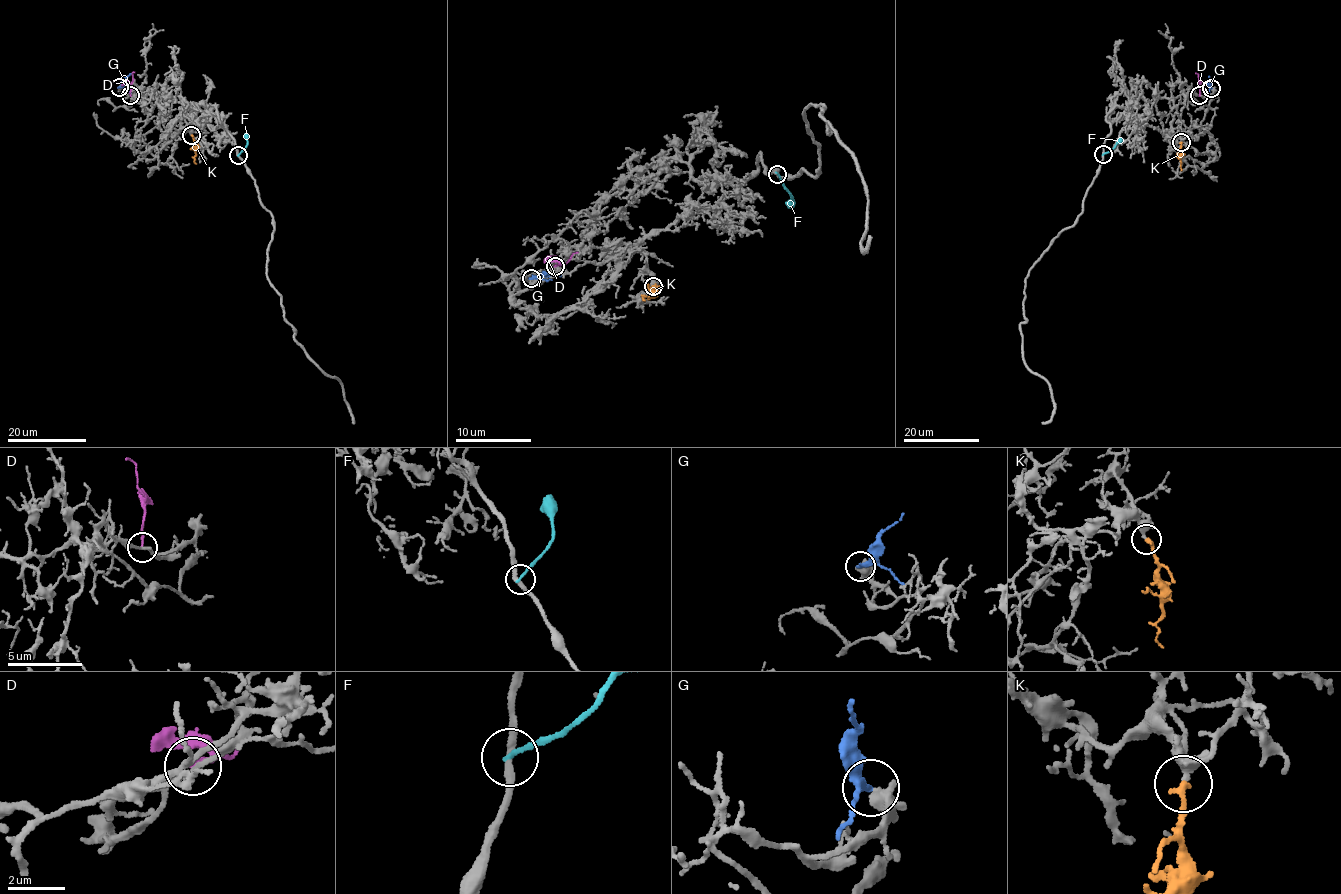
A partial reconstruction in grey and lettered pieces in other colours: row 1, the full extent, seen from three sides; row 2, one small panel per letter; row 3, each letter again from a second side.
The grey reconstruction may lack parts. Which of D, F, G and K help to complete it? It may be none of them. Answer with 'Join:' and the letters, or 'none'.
Join: K

